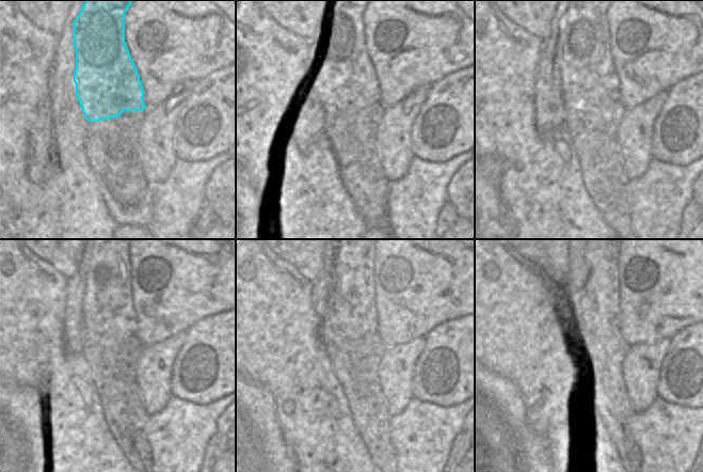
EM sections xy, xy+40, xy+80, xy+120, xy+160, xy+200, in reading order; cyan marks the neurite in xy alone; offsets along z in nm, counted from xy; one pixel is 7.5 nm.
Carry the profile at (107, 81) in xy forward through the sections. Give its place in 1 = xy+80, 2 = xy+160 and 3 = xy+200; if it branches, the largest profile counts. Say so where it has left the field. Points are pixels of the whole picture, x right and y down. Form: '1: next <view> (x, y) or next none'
1: next xy+80 (588, 76)
2: next xy+160 (351, 310)
3: next xy+200 (602, 286)

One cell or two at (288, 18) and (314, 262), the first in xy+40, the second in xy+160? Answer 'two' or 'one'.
one

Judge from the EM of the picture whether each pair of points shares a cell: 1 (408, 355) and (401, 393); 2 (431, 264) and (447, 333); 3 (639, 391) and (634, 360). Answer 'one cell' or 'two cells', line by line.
1: one cell
2: two cells
3: one cell

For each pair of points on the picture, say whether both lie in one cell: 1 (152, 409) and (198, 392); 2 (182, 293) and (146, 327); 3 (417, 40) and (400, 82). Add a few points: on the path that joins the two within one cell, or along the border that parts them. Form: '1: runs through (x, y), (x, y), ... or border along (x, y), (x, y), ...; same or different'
1: border along (172, 368), (171, 394); different
2: runs through (174, 300), (155, 319); same
3: runs through (414, 50), (403, 61), (400, 72); same

